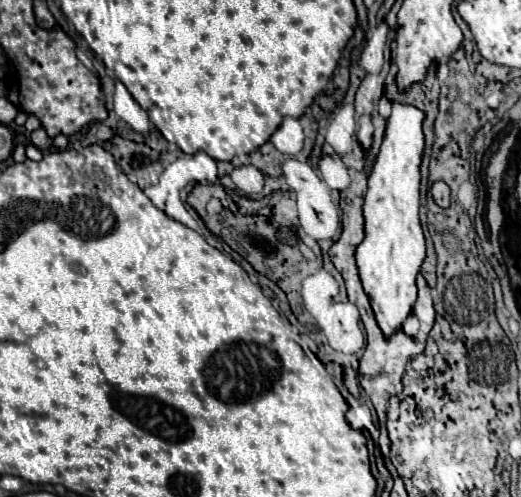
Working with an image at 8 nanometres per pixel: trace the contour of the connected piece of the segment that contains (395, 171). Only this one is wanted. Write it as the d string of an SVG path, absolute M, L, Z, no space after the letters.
M392 105L392 115L386 121L386 135L378 153L378 159L374 163L374 171L368 179L368 193L364 199L364 241L356 247L356 265L358 273L364 285L366 295L370 297L378 327L382 329L384 337L390 339L394 333L398 333L404 327L404 321L410 317L412 307L416 303L416 275L420 273L420 267L426 257L424 247L424 233L418 219L418 199L420 199L420 161L424 151L424 135L422 135L422 121L424 113L418 111L412 105Z

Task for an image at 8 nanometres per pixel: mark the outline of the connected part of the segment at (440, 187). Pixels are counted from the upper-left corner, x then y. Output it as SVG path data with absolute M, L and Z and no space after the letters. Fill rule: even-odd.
M436 181L432 185L430 193L432 193L432 199L436 201L436 205L440 205L440 207L448 207L450 205L450 187L444 181Z

